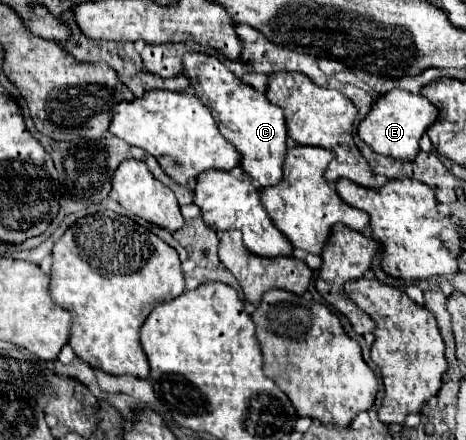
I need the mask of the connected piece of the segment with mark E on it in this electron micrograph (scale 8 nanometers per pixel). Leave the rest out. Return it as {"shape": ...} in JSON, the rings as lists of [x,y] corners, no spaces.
{"shape":[[[393,88],[389,94],[383,94],[375,104],[367,118],[359,124],[359,138],[371,146],[377,154],[393,156],[399,160],[413,160],[419,152],[419,140],[425,130],[437,120],[439,110],[423,96],[415,96],[403,88]]]}

